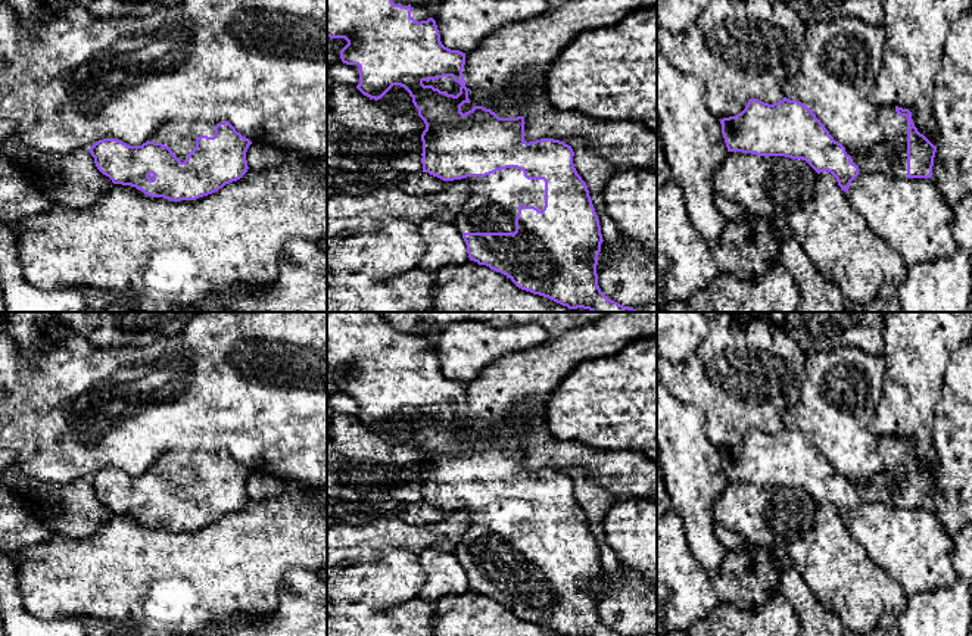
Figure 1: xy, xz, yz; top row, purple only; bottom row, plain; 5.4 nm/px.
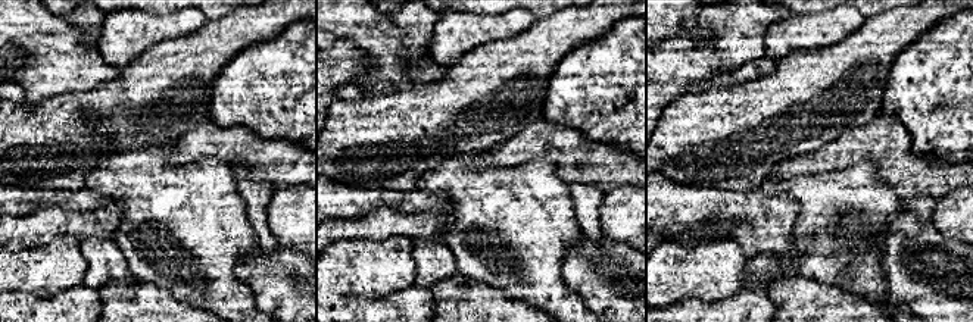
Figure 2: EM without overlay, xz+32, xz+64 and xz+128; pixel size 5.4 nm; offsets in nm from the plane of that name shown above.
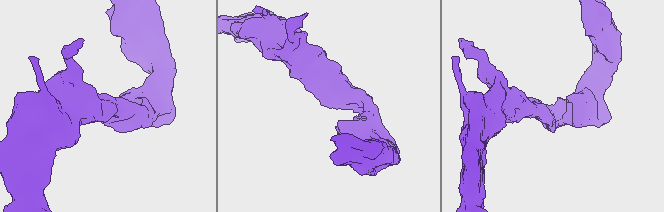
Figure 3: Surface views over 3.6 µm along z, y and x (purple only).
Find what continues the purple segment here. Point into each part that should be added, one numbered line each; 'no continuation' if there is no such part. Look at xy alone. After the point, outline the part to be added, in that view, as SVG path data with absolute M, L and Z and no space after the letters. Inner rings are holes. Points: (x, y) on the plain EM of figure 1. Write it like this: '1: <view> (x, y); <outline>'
1: xy (180, 465); M197 448L191 450L177 449L161 455L149 471L168 476L172 483L184 492L189 483L196 477L196 468L200 465L214 467L215 455L225 449Z

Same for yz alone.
1: yz (888, 486); M892 436L878 439L876 448L884 461L882 470L863 484L845 478L847 484L859 496L859 505L884 504L891 508L907 508L907 448L900 446Z

